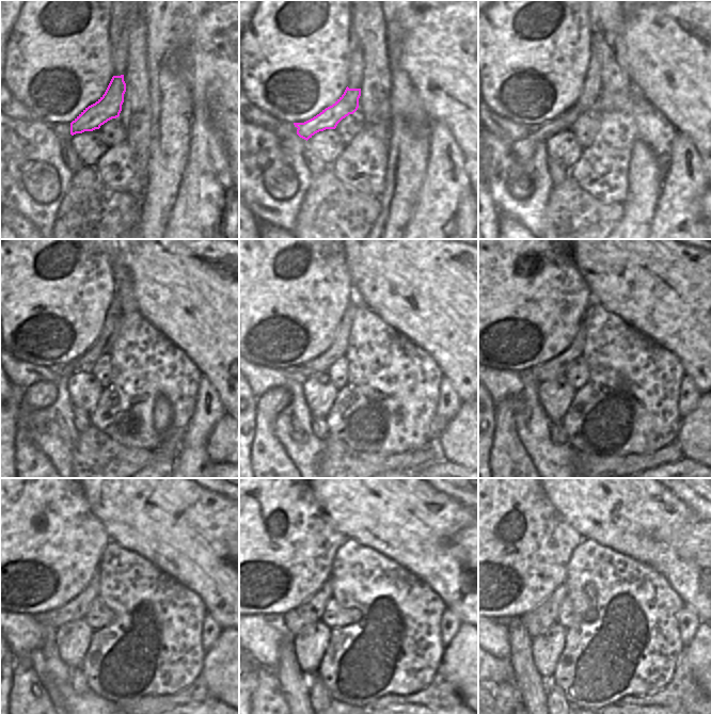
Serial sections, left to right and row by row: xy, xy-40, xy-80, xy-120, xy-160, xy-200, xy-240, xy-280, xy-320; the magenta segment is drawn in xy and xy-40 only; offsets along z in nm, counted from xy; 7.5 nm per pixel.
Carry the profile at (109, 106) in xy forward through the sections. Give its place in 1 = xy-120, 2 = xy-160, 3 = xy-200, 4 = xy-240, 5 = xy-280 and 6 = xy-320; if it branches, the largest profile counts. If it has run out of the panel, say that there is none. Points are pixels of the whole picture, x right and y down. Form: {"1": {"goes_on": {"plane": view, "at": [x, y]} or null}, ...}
{"1": {"goes_on": {"plane": "xy-120", "at": [40, 395]}}, "2": {"goes_on": {"plane": "xy-160", "at": [268, 456]}}, "3": {"goes_on": {"plane": "xy-200", "at": [508, 456]}}, "4": {"goes_on": {"plane": "xy-240", "at": [28, 695]}}, "5": {"goes_on": {"plane": "xy-280", "at": [267, 695]}}, "6": {"goes_on": {"plane": "xy-320", "at": [506, 695]}}}

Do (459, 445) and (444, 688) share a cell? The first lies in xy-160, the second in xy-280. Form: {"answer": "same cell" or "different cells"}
{"answer": "different cells"}

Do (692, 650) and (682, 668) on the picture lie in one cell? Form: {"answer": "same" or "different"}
{"answer": "different"}

